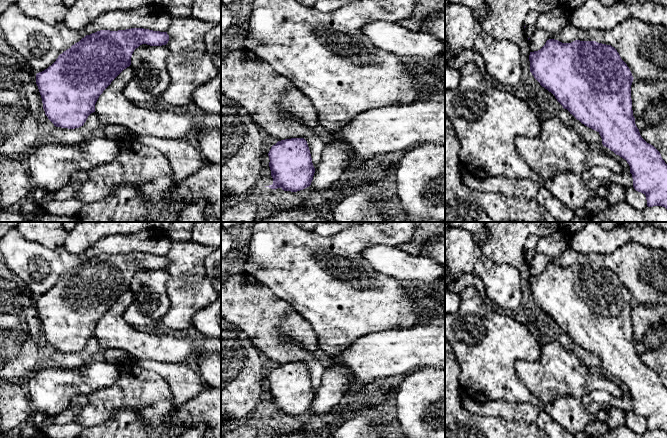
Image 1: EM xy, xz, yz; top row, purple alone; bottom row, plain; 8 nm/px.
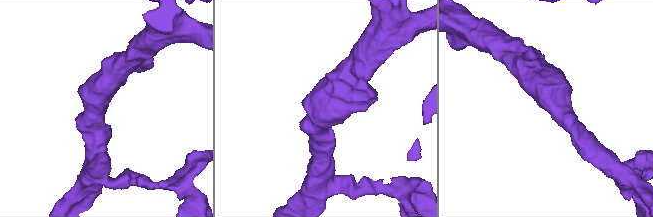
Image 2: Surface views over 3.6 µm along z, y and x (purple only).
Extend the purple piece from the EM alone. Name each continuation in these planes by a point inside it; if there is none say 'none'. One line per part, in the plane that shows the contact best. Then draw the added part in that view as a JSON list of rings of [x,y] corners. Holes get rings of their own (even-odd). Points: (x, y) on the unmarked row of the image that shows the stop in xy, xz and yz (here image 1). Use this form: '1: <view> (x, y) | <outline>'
none

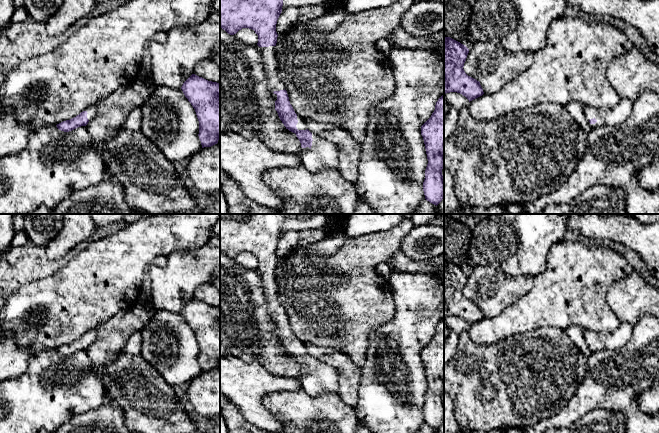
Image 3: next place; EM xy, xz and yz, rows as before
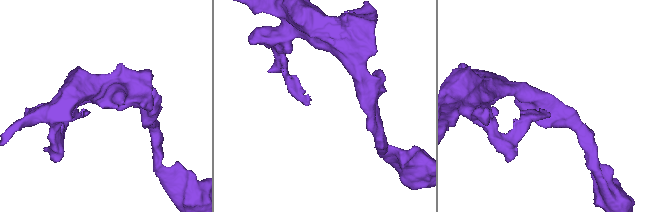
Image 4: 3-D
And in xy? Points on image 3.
1: xy (91, 334) | [[[89,330],[87,331],[84,335],[86,335],[87,338],[87,342],[89,344],[89,346],[96,340],[97,338],[97,333],[95,330]]]

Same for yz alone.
1: yz (611, 340) | [[[621,323],[615,330],[609,332],[585,331],[584,337],[588,344],[595,342],[594,351],[614,350],[622,347],[632,336],[633,325]]]

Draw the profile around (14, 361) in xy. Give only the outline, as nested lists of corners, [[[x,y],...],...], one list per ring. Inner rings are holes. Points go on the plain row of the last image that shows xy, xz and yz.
[[[0,333],[0,381],[23,374],[28,368],[31,356],[28,349],[18,347],[12,333]]]

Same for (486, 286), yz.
[[[477,266],[469,272],[465,297],[480,306],[484,318],[499,315],[533,287],[530,276],[508,277],[492,266]]]

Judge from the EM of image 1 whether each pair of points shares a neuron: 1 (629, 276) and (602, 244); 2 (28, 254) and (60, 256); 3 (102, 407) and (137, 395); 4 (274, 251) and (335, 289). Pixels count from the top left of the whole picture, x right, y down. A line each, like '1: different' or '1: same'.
1: different
2: same
3: same
4: same

